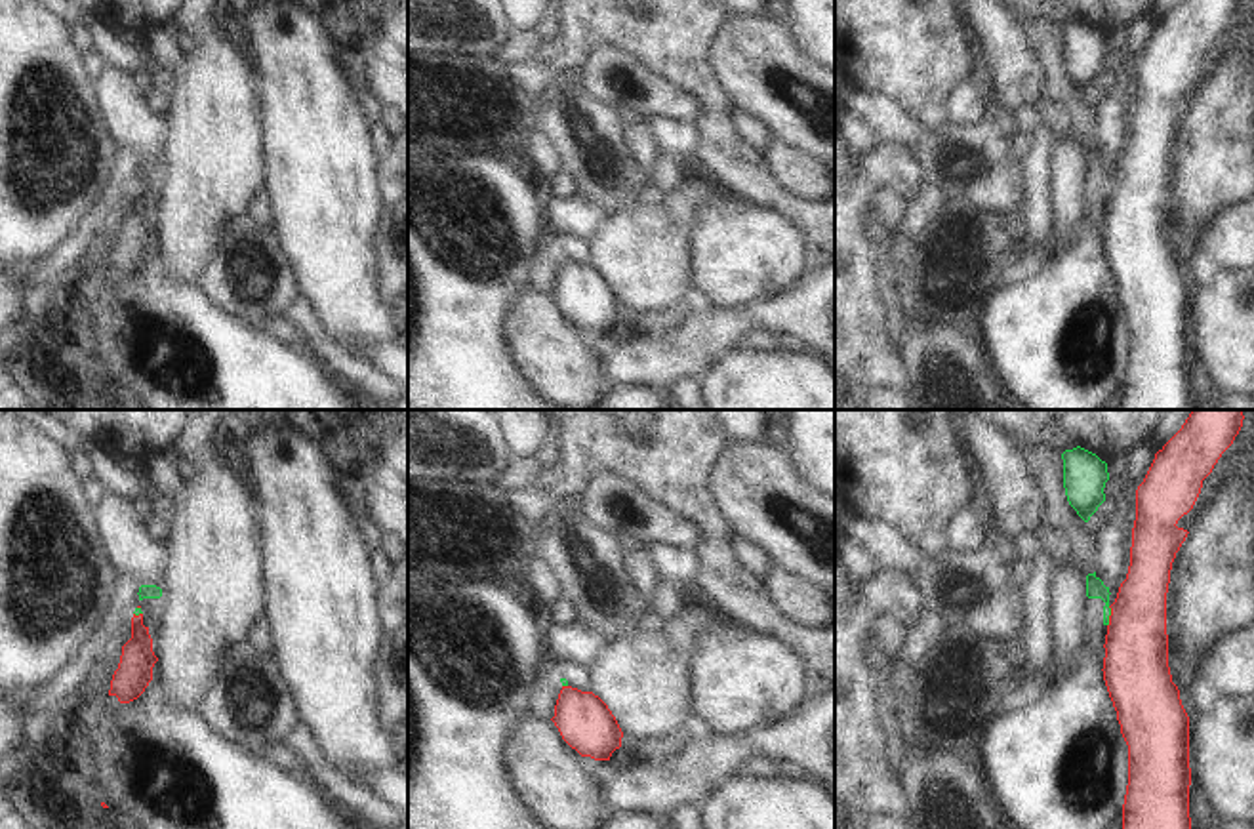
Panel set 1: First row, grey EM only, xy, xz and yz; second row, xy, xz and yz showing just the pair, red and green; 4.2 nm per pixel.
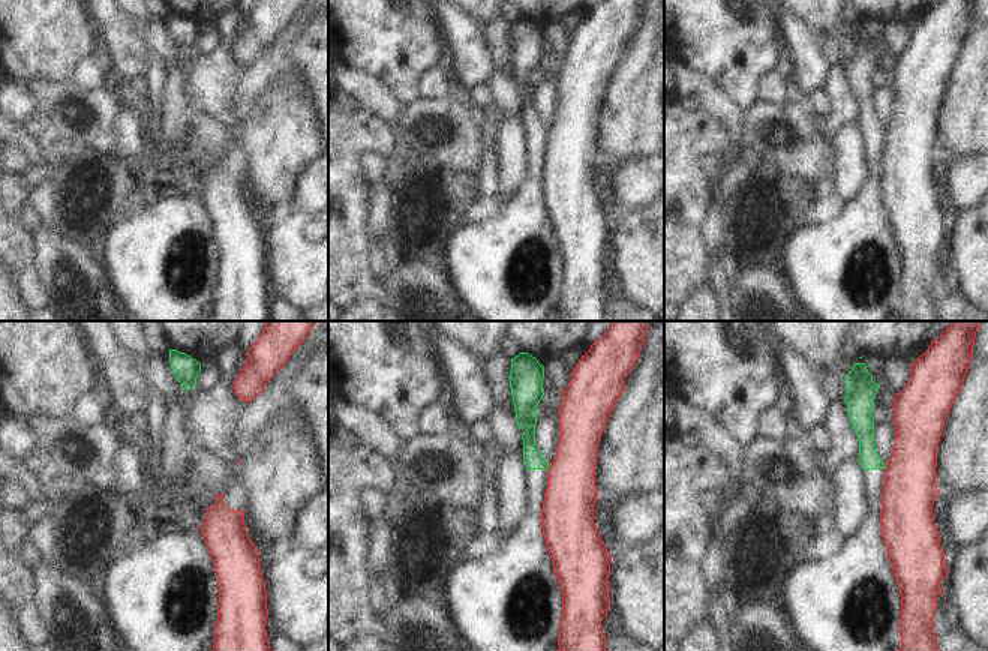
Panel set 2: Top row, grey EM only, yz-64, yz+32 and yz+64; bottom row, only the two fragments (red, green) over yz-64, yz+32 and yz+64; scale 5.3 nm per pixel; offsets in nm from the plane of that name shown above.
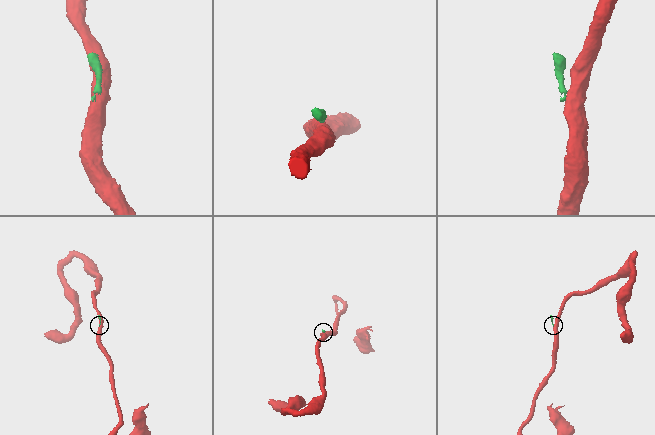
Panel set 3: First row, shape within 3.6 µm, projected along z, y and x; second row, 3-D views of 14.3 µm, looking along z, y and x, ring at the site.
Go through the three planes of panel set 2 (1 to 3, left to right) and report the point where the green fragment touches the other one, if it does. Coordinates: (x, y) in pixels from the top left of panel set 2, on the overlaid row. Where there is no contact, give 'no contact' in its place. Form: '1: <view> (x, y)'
1: no contact
2: yz+32 (549, 467)
3: yz+64 (886, 467)

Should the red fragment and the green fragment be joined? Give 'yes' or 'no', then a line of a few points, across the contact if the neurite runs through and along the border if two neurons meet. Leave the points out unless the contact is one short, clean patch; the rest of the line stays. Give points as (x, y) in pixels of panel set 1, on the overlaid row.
no; line yz (1110, 606), (1108, 626)

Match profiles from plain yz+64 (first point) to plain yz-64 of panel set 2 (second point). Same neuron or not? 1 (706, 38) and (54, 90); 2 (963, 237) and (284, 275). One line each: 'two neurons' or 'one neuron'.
1: two neurons
2: one neuron

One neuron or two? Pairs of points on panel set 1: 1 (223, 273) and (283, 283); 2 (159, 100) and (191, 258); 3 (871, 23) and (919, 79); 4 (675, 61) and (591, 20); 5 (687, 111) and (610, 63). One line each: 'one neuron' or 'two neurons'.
1: one neuron
2: two neurons
3: one neuron
4: one neuron
5: one neuron

